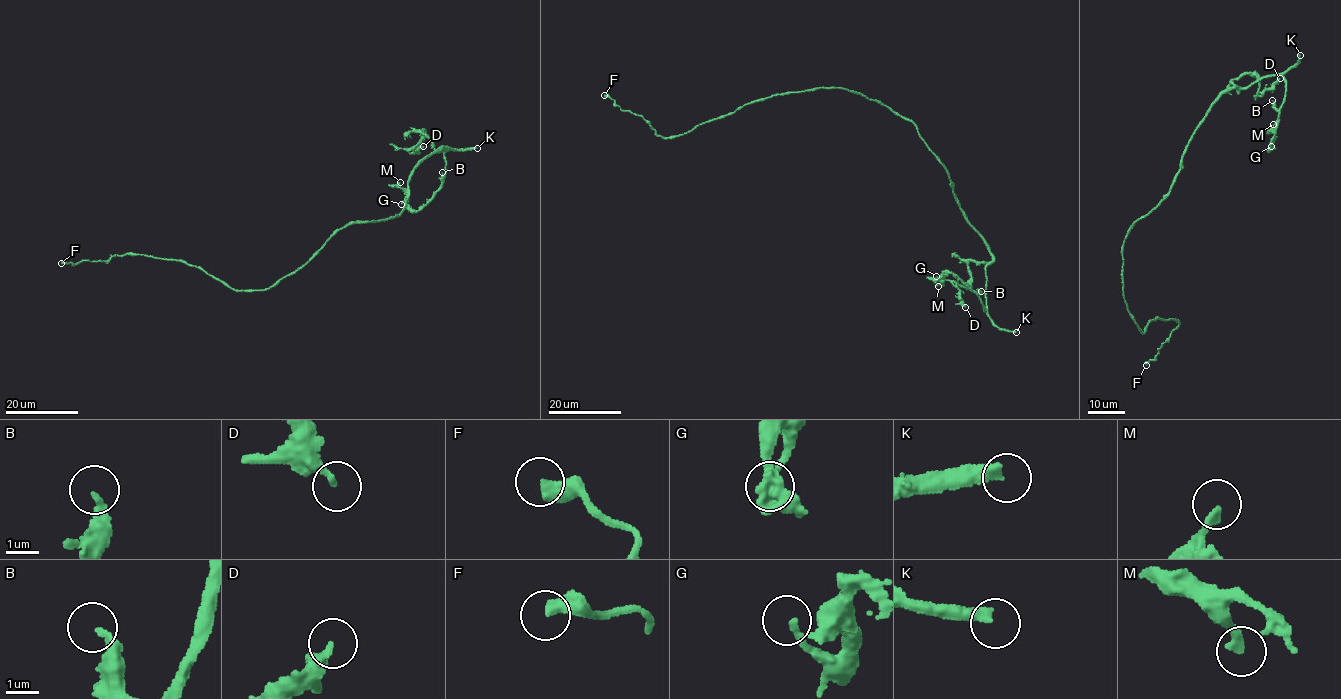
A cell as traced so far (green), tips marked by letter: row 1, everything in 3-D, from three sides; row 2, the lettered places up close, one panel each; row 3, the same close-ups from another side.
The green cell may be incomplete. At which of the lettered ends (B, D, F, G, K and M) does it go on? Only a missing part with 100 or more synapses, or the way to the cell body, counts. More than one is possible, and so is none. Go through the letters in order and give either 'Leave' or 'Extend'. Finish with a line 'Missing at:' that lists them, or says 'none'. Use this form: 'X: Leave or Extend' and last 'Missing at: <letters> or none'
B: Leave
D: Leave
F: Leave
G: Leave
K: Extend
M: Leave
Missing at: K

